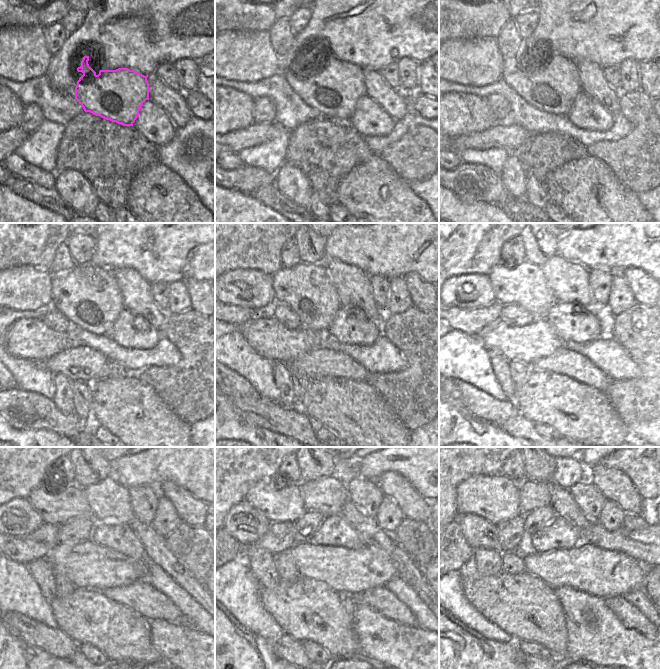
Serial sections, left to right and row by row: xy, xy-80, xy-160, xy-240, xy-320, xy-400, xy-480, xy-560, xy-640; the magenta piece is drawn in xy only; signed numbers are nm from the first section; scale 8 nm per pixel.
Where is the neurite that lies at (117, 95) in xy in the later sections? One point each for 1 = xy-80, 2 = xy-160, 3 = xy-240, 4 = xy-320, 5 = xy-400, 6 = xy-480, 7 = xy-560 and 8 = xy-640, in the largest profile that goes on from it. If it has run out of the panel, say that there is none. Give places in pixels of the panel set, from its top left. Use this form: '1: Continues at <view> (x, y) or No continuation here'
1: Continues at xy-80 (333, 88)
2: Continues at xy-160 (547, 81)
3: Continues at xy-240 (88, 296)
4: Continues at xy-320 (307, 289)
5: Continues at xy-400 (525, 285)
6: Continues at xy-480 (57, 509)
7: Continues at xy-560 (285, 505)
8: Continues at xy-640 (495, 498).

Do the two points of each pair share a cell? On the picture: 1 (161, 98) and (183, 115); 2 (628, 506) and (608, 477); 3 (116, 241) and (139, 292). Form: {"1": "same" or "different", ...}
{"1": "same", "2": "same", "3": "different"}

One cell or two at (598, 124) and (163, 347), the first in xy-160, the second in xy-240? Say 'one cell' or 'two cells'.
two cells

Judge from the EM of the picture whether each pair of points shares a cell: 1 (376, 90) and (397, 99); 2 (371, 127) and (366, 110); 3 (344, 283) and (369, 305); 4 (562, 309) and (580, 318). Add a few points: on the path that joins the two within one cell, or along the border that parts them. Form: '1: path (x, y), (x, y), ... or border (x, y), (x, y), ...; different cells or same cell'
1: path (381, 92), (387, 98), (392, 99); same cell
2: path (370, 123), (368, 114); same cell
3: path (350, 285), (364, 299); same cell
4: path (566, 313), (571, 318), (576, 318); same cell

